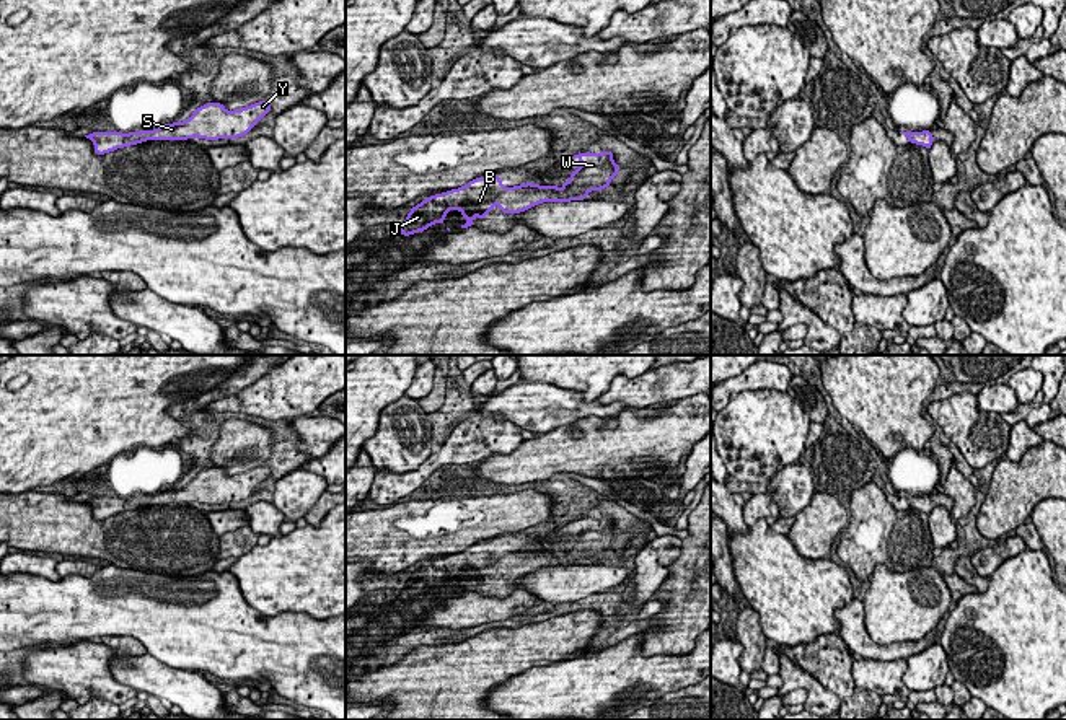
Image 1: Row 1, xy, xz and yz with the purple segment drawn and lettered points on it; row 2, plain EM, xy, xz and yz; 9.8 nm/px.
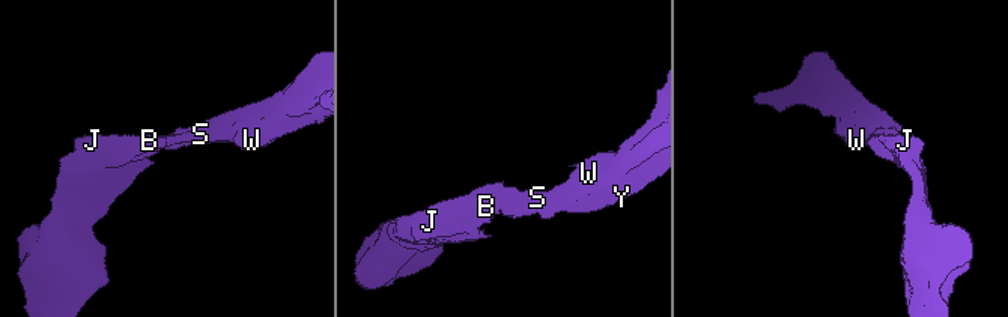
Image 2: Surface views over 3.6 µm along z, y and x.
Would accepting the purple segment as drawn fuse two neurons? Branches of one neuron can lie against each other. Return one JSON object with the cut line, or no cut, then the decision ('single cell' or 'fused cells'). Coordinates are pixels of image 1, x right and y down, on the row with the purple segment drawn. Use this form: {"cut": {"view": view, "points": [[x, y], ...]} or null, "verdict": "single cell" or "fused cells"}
{"cut": null, "verdict": "single cell"}

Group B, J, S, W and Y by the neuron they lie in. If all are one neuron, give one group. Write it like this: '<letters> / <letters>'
B J S W Y

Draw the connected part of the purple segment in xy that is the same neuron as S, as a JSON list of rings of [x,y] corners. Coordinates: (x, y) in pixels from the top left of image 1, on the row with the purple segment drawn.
[[[259,101],[243,109],[227,111],[222,103],[209,103],[194,111],[184,122],[163,124],[155,130],[140,130],[130,134],[93,132],[85,135],[95,143],[95,153],[104,155],[112,150],[137,145],[145,140],[187,140],[192,137],[217,140],[238,138],[246,135],[259,119],[272,109],[271,103]]]

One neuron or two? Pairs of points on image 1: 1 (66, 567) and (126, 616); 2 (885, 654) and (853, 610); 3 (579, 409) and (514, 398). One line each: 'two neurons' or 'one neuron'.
1: two neurons
2: one neuron
3: one neuron

